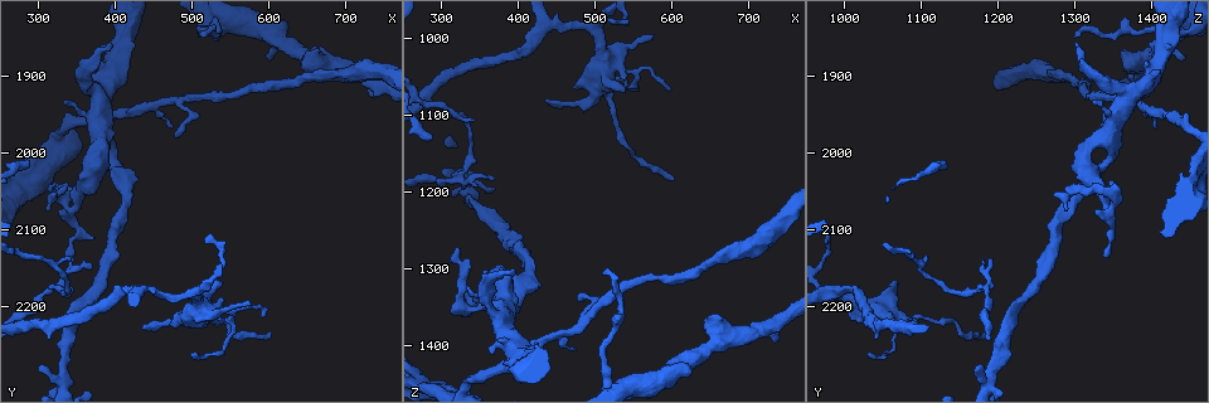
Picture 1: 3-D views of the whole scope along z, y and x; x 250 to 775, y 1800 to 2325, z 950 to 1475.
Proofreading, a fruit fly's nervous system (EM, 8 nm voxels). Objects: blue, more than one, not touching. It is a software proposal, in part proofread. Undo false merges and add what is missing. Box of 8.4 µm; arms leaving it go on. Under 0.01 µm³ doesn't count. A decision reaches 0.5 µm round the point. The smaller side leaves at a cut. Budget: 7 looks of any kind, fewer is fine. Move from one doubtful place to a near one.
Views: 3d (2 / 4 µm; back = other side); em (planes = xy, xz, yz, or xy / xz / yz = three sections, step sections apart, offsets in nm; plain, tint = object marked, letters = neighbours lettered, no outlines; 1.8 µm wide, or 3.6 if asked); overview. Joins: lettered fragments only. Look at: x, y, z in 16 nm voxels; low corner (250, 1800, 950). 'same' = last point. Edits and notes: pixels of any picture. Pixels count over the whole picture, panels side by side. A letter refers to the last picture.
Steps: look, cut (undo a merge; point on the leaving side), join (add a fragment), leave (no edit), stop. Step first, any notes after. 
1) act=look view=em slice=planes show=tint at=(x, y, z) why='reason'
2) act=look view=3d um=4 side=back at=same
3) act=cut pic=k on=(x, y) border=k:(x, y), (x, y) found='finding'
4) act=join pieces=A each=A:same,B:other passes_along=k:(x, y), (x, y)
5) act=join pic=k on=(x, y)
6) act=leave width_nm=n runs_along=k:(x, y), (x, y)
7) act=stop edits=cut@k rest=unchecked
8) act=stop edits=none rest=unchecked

act=look view=em slice=planes show=letters at=(325, 2175, 1175) why='narrows sharply'

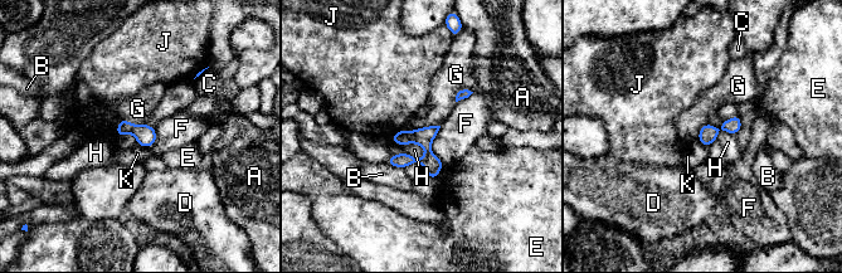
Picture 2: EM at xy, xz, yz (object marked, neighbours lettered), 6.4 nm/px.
act=leave each=A:other,B:other,C:other,D:other,E:other,F:other,G:other,H:other,J:other,K:other border=2:(439, 125), (428, 125), (414, 130) found='all the same neuron'

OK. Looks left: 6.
act=look view=em slice=planes show=tint at=(480, 1930, 1370) why='branch point'

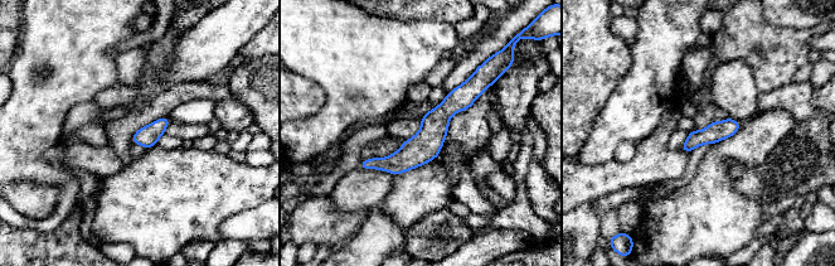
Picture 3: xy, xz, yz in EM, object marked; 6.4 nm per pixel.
act=look view=em slice=planes show=letters at=same why='see the neighbours'

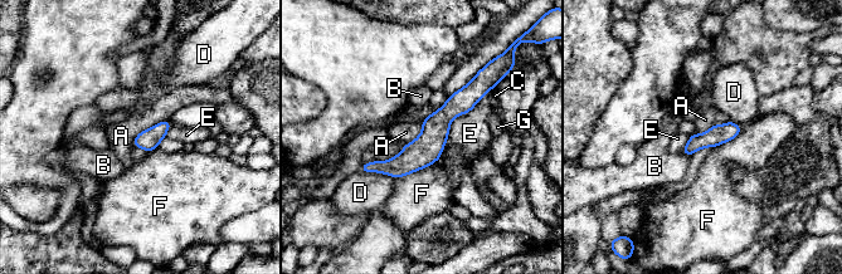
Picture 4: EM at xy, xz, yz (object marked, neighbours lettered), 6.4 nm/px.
act=leave each=A:other,B:other,C:other,D:other,E:other,F:other,G:other runs_along=4:(480, 87), (402, 165), (364, 169) found='one neuron here'

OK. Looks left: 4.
act=look view=em slice=planes show=tint at=(540, 2190, 1055)

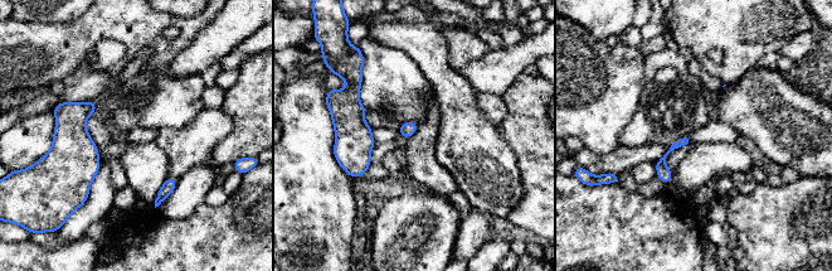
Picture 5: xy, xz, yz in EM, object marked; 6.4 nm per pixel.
act=look view=em slice=planes show=letters at=same

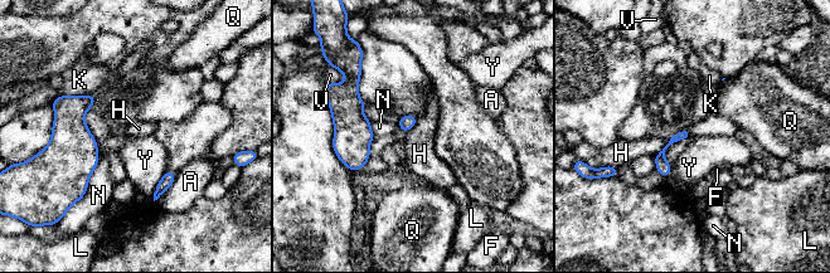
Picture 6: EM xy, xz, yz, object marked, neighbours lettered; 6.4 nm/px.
act=leave longest_contact=N:650nm each=A:other,F:other,H:other,K:other,L:other,N:other,Q:other,V:other,Y:other found='none of them fits'

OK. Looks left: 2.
act=stop edits=none rest=unchecked

